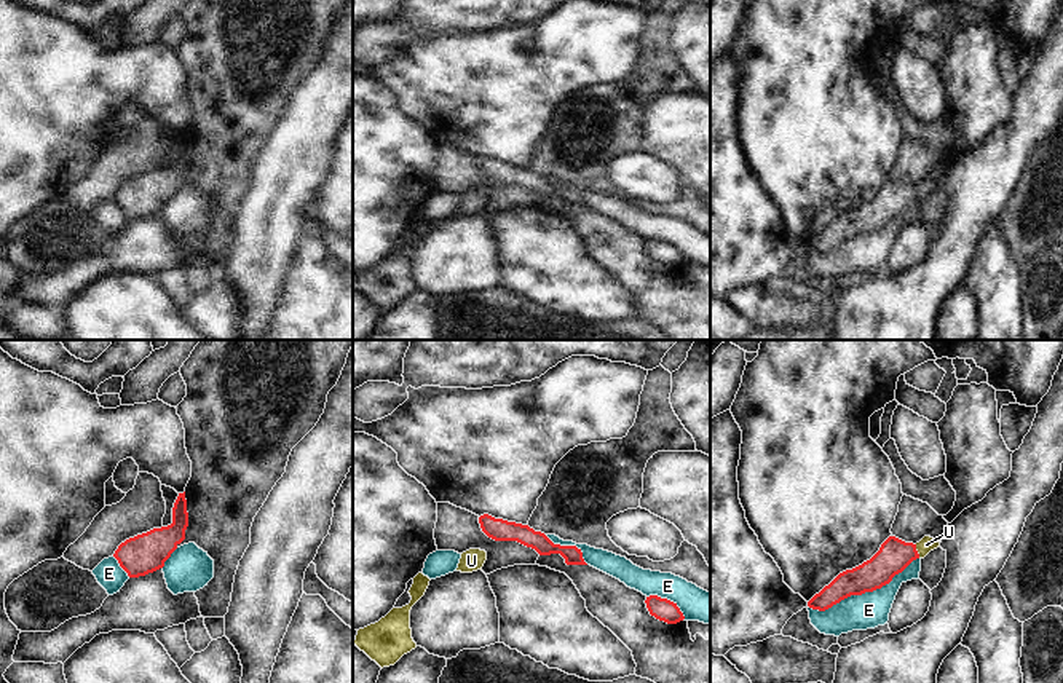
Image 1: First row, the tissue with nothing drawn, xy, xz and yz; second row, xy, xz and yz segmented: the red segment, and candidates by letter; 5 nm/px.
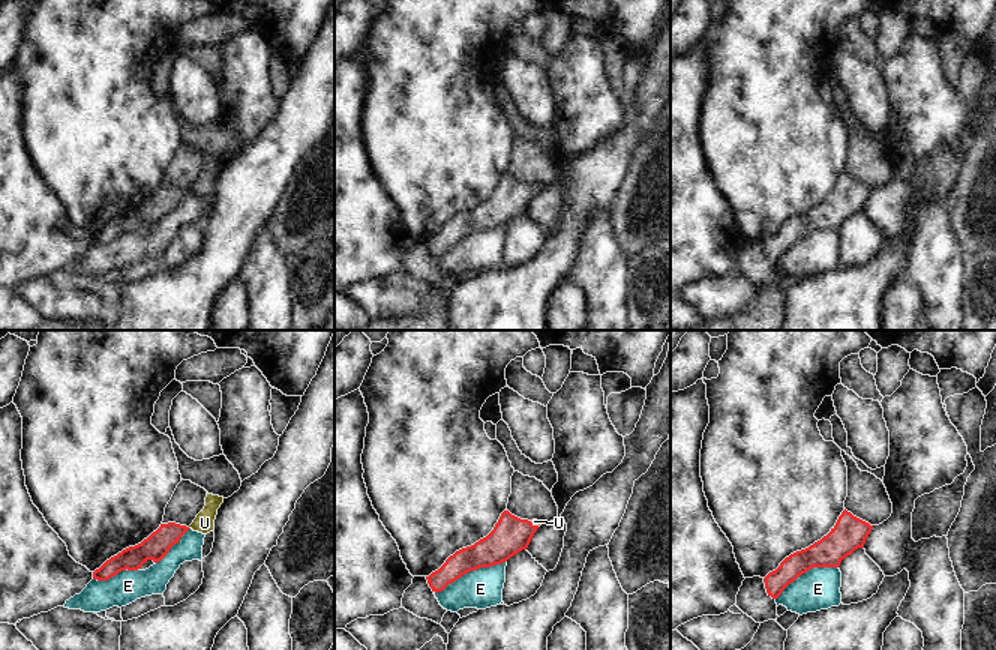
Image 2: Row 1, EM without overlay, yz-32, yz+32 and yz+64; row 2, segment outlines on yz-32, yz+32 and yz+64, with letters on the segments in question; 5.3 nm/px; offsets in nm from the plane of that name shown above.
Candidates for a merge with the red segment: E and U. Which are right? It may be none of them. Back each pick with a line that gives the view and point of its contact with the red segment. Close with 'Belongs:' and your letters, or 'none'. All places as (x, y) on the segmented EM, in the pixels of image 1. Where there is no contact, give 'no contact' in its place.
U: yz (916, 551)
Belongs: U

